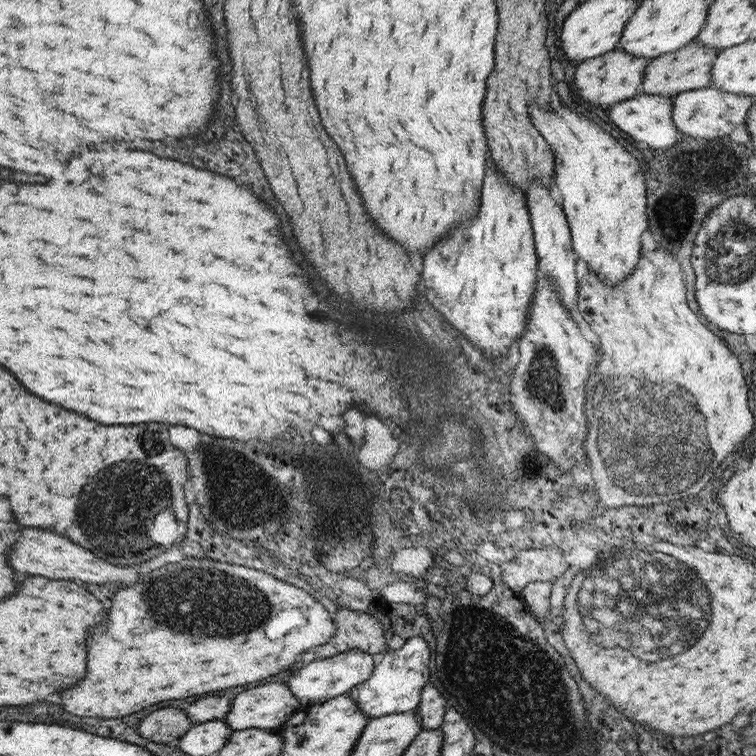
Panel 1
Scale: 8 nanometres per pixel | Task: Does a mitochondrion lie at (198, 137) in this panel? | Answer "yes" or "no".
no

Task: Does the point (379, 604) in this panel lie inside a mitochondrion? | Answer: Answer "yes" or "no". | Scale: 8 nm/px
no

